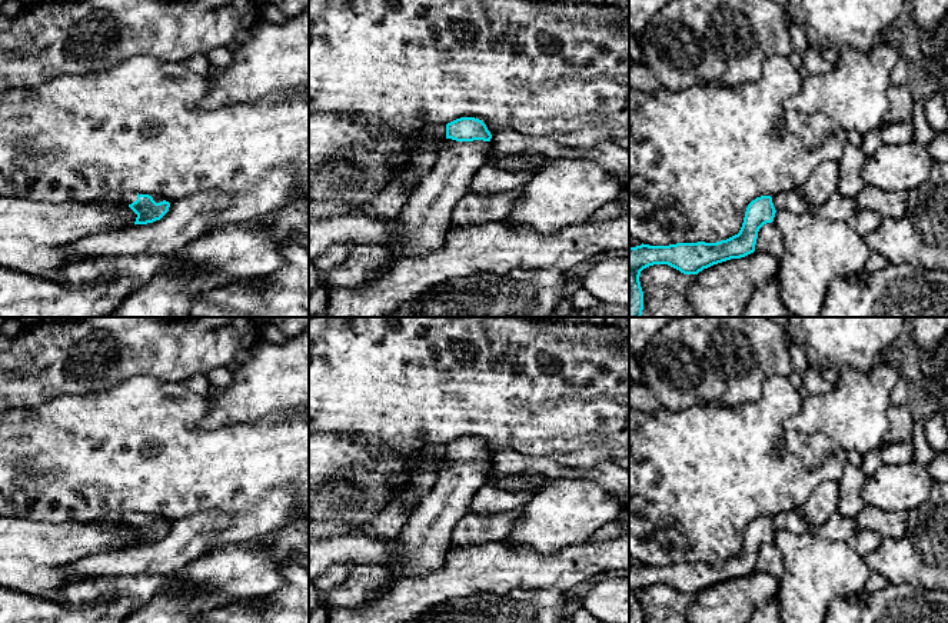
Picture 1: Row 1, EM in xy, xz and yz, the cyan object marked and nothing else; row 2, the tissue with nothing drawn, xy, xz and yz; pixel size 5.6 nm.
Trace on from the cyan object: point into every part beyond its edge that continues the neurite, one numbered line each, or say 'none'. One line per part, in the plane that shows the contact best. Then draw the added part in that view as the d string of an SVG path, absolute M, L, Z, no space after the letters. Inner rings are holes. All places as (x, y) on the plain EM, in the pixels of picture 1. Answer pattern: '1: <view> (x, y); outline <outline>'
1: xz (421, 547); outline M445 459L435 486L420 500L403 526L400 534L395 539L396 549L393 554L398 563L387 567L390 570L390 583L375 592L366 602L359 603L357 606L377 602L398 582L422 577L442 567L445 557L450 550L453 529L459 519L468 513L470 499L486 482L486 476L490 470L490 462L456 462Z

